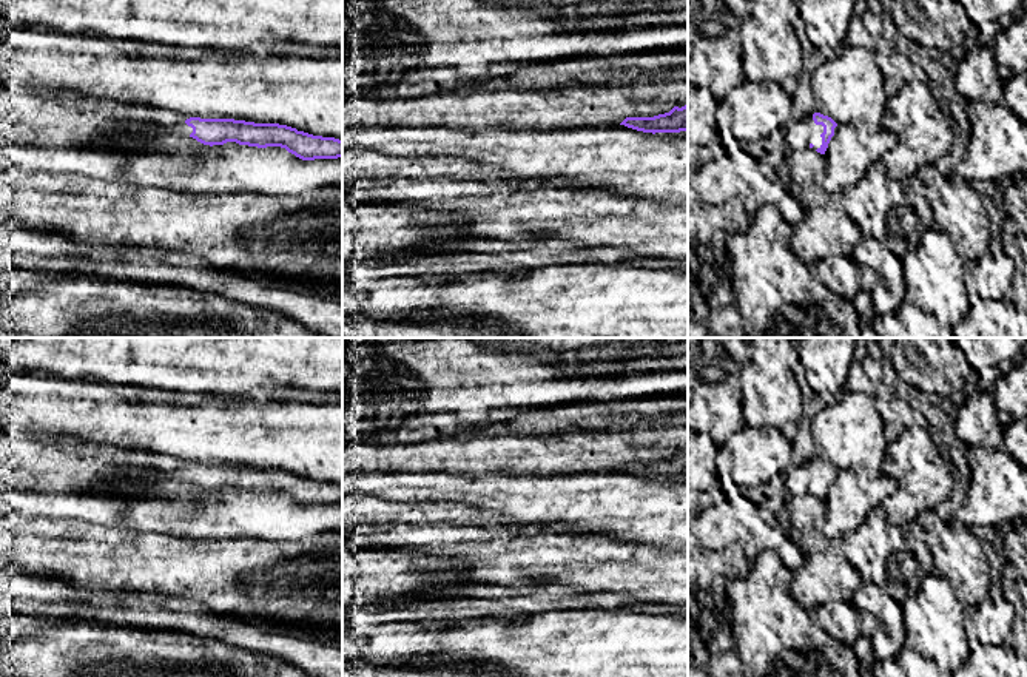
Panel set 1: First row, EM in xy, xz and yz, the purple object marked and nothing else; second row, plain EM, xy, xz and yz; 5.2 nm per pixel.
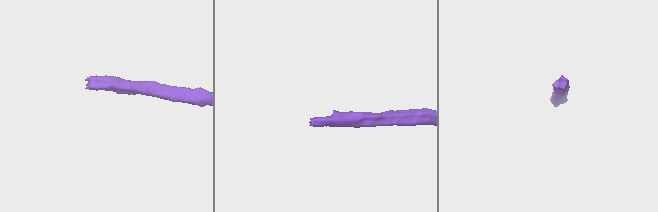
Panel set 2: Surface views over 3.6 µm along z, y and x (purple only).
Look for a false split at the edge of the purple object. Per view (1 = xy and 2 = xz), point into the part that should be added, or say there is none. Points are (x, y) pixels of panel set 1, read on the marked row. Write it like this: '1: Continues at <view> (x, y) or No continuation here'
1: Continues at xy (181, 127)
2: No continuation here

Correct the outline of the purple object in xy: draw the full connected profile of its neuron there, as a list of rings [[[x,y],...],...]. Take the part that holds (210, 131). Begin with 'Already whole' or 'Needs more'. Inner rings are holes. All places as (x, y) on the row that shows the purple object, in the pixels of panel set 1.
Needs more. [[[187,117],[163,128],[210,147],[236,142],[258,148],[281,147],[302,160],[342,157],[342,140],[313,136],[279,123]]]

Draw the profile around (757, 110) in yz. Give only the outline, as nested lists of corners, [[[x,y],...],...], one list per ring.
[[[745,80],[725,99],[731,109],[731,130],[743,142],[771,137],[793,122],[793,96],[774,82]]]

